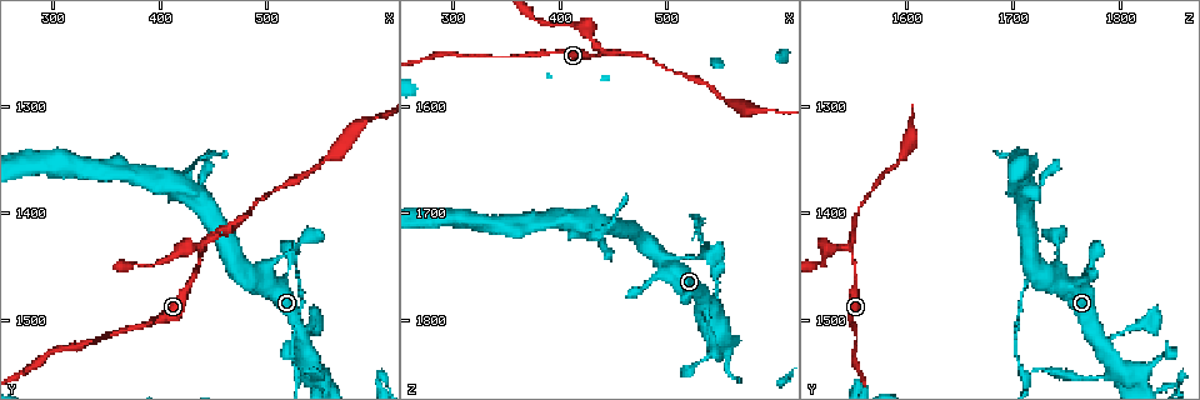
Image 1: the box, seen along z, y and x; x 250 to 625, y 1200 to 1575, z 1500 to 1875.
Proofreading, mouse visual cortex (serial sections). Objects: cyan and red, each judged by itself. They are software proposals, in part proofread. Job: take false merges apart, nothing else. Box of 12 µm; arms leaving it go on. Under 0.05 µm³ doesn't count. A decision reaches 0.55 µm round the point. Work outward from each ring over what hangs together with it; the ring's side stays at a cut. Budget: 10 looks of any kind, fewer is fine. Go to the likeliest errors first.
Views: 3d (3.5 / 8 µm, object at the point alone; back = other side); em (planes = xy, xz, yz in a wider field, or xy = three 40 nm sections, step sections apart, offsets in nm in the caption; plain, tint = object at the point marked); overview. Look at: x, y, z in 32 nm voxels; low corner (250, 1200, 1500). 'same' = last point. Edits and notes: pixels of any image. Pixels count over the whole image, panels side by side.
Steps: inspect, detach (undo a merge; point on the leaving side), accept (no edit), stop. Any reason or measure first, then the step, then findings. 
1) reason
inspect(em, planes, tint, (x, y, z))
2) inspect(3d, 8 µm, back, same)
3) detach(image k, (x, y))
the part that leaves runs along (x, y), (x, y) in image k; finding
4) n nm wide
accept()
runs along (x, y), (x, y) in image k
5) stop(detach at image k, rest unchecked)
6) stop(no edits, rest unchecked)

sudden change in width
inspect(3d, 3.5 µm, (438, 1436, 1550))

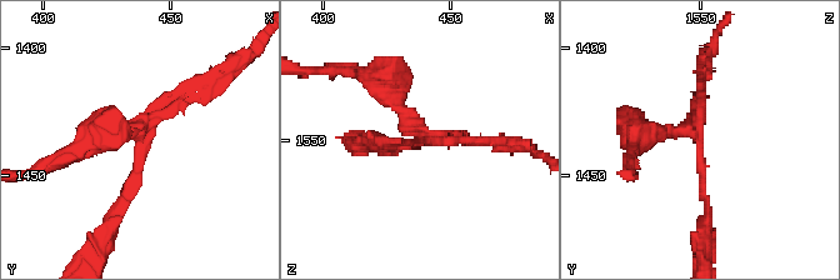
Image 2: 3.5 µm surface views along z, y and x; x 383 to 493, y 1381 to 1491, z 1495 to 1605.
3 arms; arms of 100, 150, 250 nm
inspect(em, planes, tint, (438, 1434, 1550))

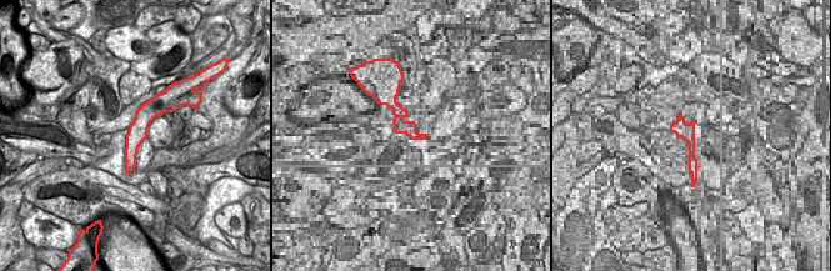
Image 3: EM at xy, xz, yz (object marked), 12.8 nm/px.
260 nm wide
detach(image 2, (499, 146))
the part that leaves runs along (463, 138), (524, 144), (539, 154) in image 2; two cells meet here

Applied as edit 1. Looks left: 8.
inspect(overview)

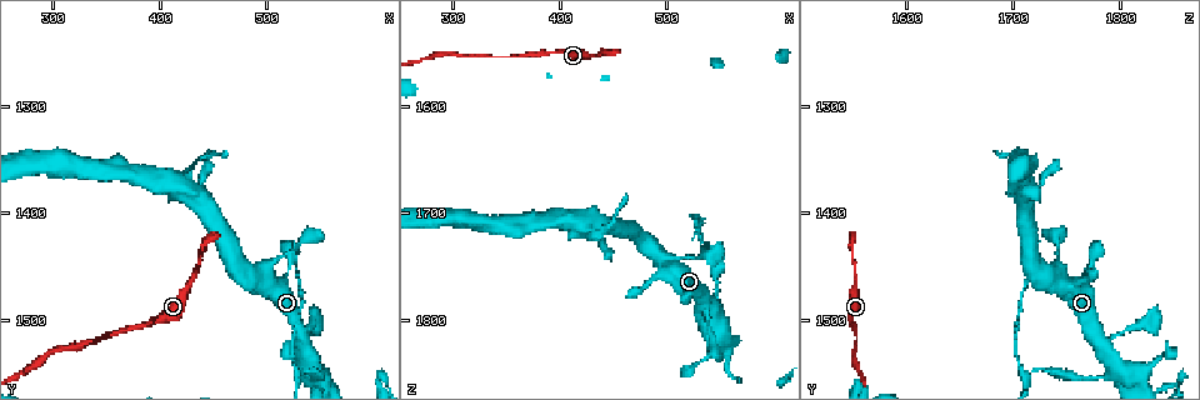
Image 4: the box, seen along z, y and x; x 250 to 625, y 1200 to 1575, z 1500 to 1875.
a narrow waist
inspect(3d, 3.5 µm, (534, 1550, 1716))

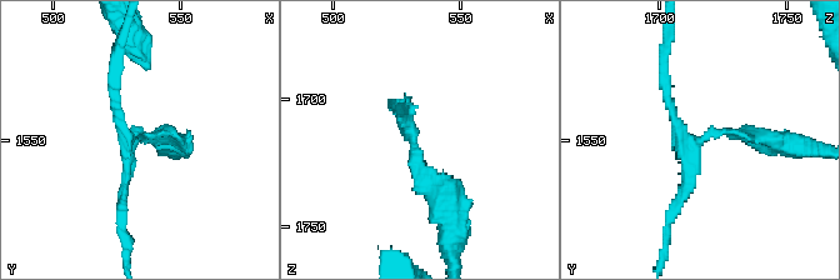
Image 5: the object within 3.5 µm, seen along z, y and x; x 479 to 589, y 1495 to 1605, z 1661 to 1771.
3 arms; arms of 150, 150, 150 nm
inspect(em, xy, step 2, tint, (532, 1550, 1715))

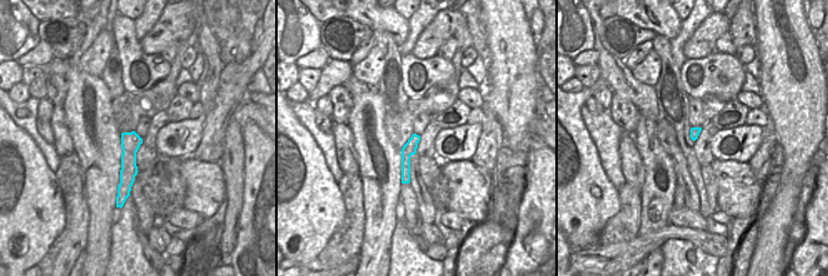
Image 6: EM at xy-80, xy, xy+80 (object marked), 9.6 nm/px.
detach(image 5, (695, 151))
the part that leaves runs along (728, 133), (689, 140), (673, 118), (664, 71) in image 5; a second cell is stuck on

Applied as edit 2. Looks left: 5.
inspect(3d, 3.5 µm, (350, 1516, 1554))

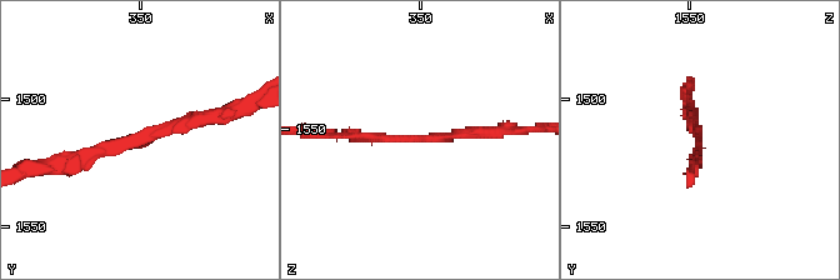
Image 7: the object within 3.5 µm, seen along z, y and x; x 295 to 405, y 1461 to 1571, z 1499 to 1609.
arms of 150, 150 nm; need the tissue
inspect(em, planes, tint, (349, 1514, 1552))

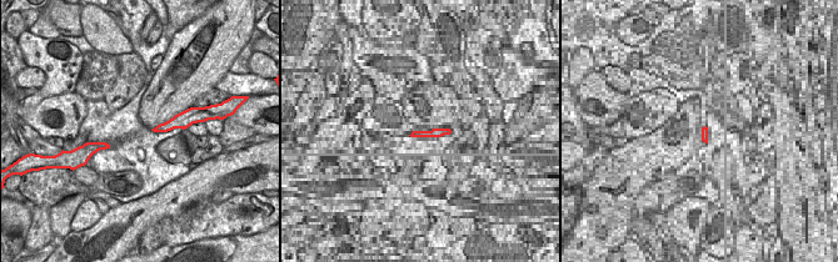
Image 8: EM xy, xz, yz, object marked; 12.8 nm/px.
accept()
runs along (215, 116), (116, 139), (63, 170) in image 7; all the same cell

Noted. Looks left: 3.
see it whole again
inspect(overview)

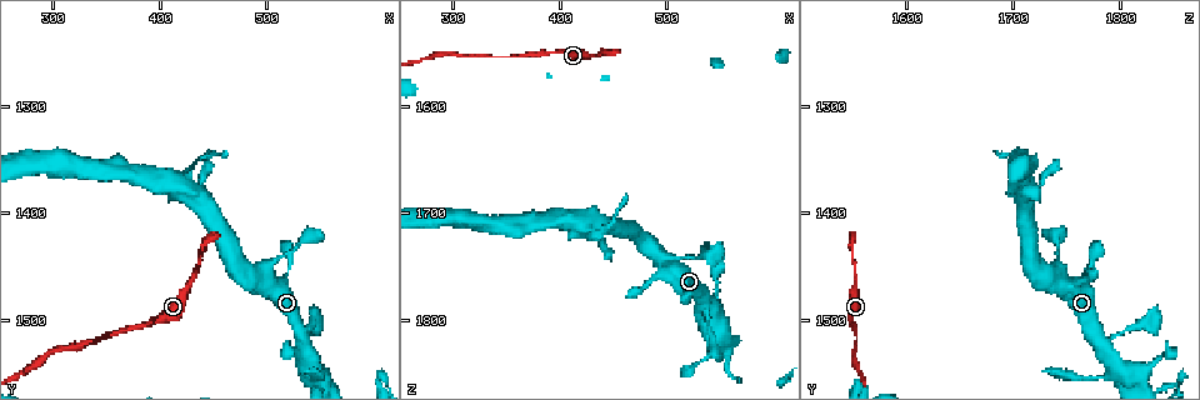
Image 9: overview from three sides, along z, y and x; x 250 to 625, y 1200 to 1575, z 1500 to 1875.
branch point
inspect(3d, 3.5 µm, (368, 1364, 1706))

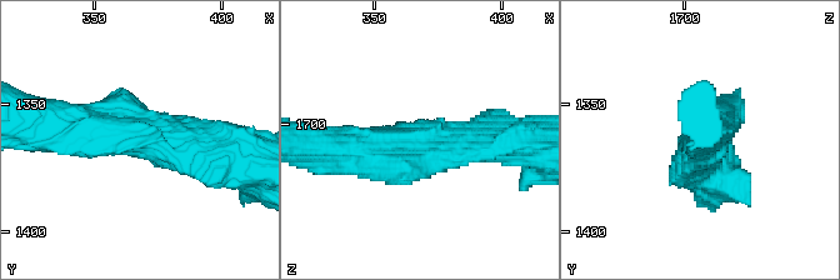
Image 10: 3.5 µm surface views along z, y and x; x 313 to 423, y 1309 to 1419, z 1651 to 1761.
inspect(em, xy, step 5, tint, (371, 1364, 1709))

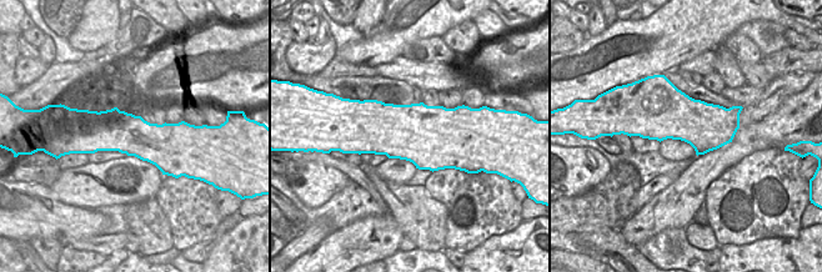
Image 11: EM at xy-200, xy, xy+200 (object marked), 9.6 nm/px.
accept()
runs along (231, 151), (63, 129) in image 10; all the same cell

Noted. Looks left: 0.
stop(detach at image 2, detach at image 5, rest unchecked)

